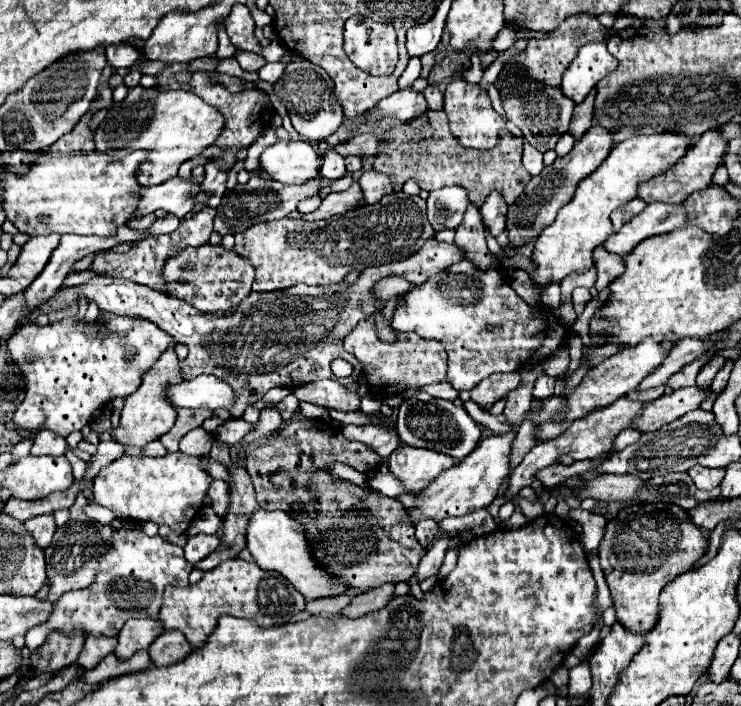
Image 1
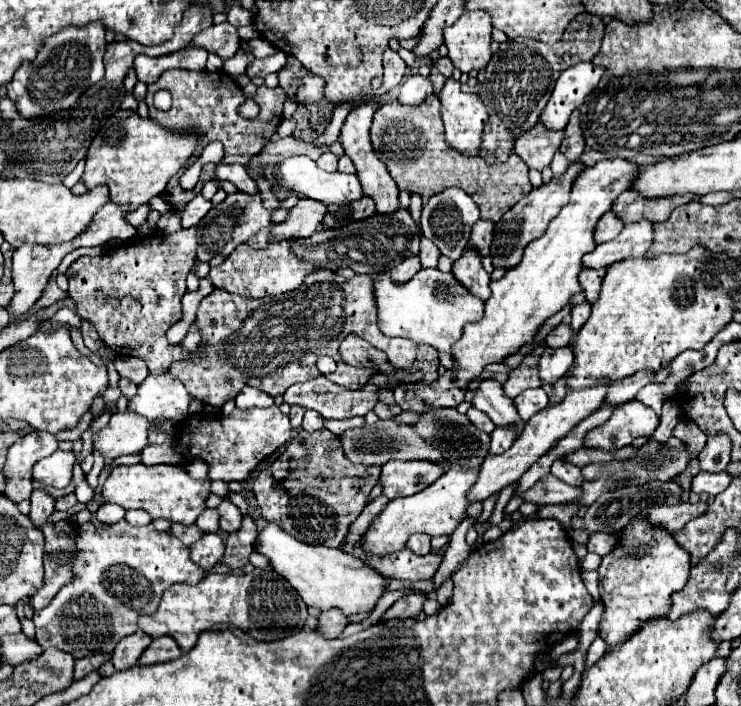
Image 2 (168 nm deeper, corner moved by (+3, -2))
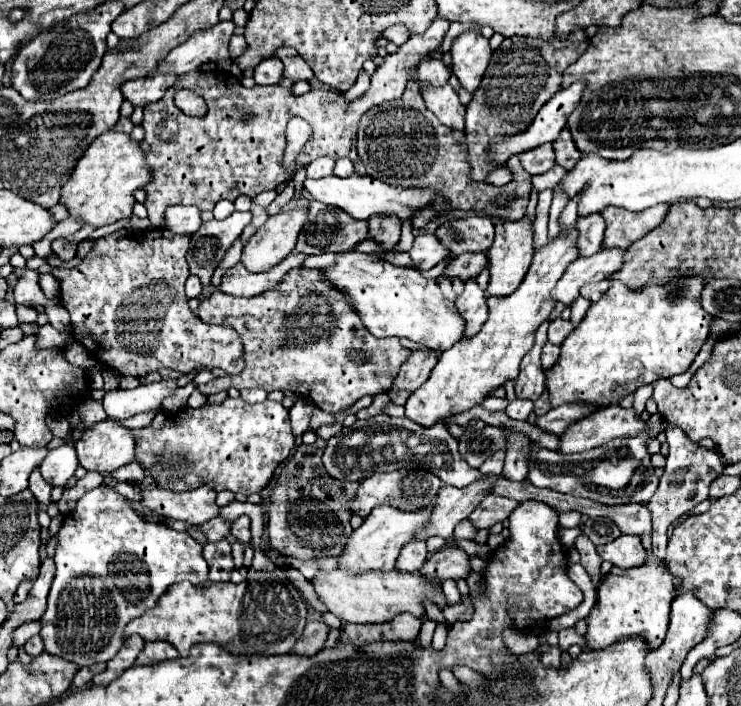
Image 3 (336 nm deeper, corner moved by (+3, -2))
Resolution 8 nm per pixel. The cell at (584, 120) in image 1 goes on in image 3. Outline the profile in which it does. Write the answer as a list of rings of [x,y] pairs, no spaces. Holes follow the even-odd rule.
[[[565,128],[565,130],[559,134],[559,138],[553,142],[553,150],[555,150],[555,160],[557,160],[557,164],[563,166],[565,170],[571,170],[571,168],[577,164],[577,160],[583,156],[583,154],[577,150],[577,146],[573,144],[573,138],[571,138],[571,134],[569,134],[567,128]]]

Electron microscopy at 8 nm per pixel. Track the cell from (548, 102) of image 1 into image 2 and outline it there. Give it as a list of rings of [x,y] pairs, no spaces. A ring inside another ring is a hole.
[[[543,122],[525,130],[515,142],[515,152],[529,168],[543,170],[551,164],[555,150],[563,140],[563,130],[549,130]]]

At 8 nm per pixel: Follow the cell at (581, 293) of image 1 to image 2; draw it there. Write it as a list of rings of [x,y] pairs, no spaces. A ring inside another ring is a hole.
[[[583,302],[583,304],[573,306],[573,310],[571,310],[571,316],[573,316],[573,320],[571,320],[573,334],[577,334],[577,332],[581,330],[581,326],[587,322],[589,312],[591,312],[591,304],[589,304],[589,302]]]

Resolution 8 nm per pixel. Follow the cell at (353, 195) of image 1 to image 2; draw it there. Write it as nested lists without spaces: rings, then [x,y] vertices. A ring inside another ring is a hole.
[[[301,198],[297,206],[289,210],[289,216],[285,222],[273,226],[271,234],[275,238],[305,238],[311,236],[323,222],[323,216],[327,214],[327,206],[323,202]]]

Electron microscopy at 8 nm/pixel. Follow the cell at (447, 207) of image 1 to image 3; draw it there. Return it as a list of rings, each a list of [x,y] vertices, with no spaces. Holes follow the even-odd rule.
[[[487,216],[447,218],[435,230],[455,256],[463,252],[487,252],[493,244],[493,222]]]

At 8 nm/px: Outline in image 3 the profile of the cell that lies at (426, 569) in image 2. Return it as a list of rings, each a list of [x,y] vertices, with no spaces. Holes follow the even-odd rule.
[[[445,546],[443,550],[431,554],[419,572],[435,580],[447,580],[447,578],[457,580],[457,578],[467,578],[471,574],[471,564],[463,548]]]

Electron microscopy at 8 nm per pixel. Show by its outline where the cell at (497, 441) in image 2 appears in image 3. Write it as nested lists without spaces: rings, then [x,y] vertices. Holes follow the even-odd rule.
[[[495,452],[491,458],[487,458],[483,462],[483,466],[479,468],[483,474],[501,474],[503,470],[503,460],[505,460],[505,454],[503,452]]]

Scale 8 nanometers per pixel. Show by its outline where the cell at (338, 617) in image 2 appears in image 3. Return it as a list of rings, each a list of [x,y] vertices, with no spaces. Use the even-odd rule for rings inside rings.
[[[309,622],[301,634],[301,638],[295,642],[295,646],[291,648],[289,654],[297,654],[297,656],[315,656],[325,640],[327,640],[327,632],[329,626],[323,622]]]

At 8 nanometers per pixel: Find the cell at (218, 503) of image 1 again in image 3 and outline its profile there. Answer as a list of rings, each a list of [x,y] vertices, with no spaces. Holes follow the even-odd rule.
[[[241,516],[233,522],[233,528],[231,528],[231,534],[239,540],[239,542],[245,542],[249,544],[251,542],[251,530],[249,530],[249,524],[251,520],[247,516]]]

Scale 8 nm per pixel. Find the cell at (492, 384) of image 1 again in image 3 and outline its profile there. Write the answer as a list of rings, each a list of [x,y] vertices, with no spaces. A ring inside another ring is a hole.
[[[543,322],[535,332],[535,344],[529,350],[529,354],[521,362],[519,378],[515,380],[515,394],[517,398],[537,400],[545,390],[545,372],[541,366],[541,348],[547,342],[547,326],[549,322]]]

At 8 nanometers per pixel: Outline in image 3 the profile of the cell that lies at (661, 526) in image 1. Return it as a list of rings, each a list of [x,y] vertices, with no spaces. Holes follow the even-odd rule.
[[[649,554],[645,566],[627,570],[613,568],[597,586],[597,602],[589,612],[589,616],[585,618],[587,622],[585,644],[593,650],[599,650],[611,646],[621,638],[637,636],[647,644],[649,650],[659,648],[667,634],[669,610],[675,592],[677,592],[675,578],[671,578],[665,562],[655,562],[653,554]]]

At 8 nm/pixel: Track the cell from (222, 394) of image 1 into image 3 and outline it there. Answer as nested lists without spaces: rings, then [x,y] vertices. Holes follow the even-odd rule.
[[[161,380],[155,384],[143,384],[133,390],[111,390],[103,396],[103,408],[109,418],[123,420],[139,412],[147,412],[163,406],[163,398],[177,390],[175,380]]]

